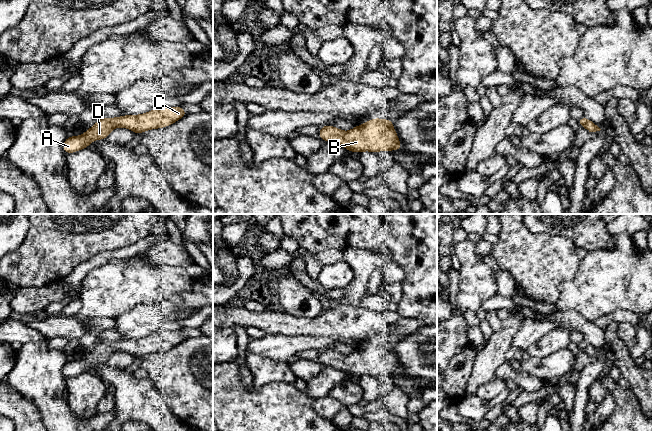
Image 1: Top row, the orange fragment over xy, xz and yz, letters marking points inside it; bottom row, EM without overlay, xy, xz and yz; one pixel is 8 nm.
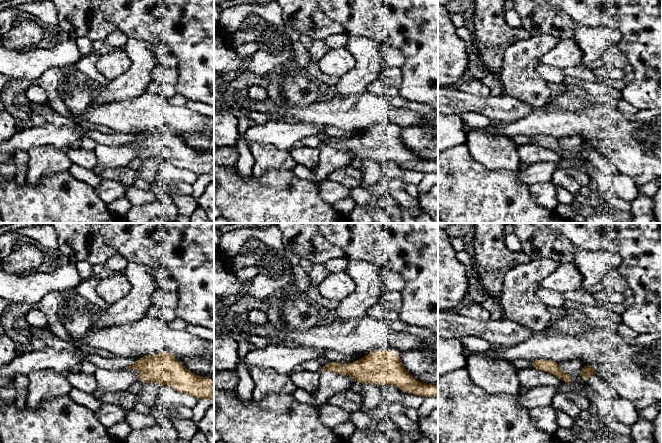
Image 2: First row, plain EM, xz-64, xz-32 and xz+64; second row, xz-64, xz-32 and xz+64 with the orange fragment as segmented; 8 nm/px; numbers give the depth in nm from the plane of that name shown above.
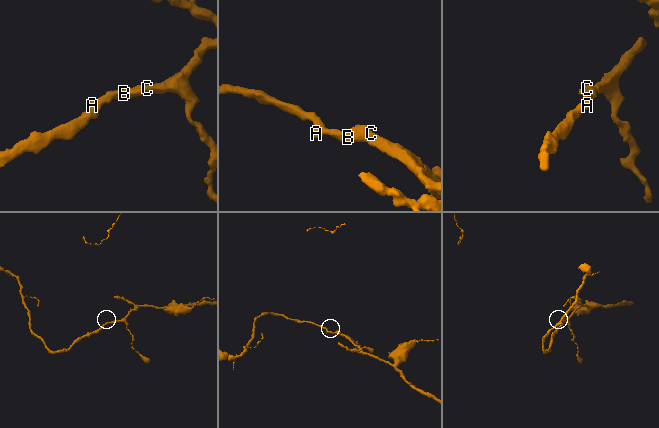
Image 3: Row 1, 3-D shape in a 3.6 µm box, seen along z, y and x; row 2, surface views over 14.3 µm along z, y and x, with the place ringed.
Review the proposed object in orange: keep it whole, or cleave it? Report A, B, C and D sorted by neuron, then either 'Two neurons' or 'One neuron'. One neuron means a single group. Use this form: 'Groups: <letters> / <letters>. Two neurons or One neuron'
Groups: A B C D. One neuron

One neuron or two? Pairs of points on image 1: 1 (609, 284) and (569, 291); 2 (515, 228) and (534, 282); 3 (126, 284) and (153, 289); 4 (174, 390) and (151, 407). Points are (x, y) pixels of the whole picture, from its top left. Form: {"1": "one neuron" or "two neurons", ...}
{"1": "one neuron", "2": "one neuron", "3": "one neuron", "4": "two neurons"}

